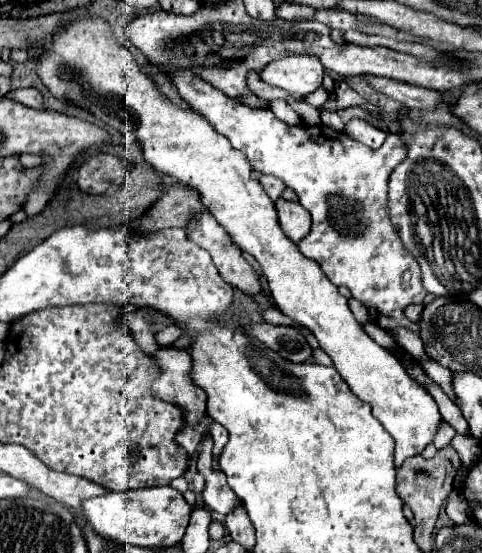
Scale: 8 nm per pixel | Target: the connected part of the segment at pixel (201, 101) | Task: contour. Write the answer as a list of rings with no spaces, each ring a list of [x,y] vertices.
[[[187,70],[171,72],[171,80],[177,86],[179,96],[193,110],[201,112],[219,134],[227,136],[231,140],[233,148],[241,150],[247,156],[247,160],[251,162],[255,172],[279,176],[281,180],[285,180],[285,184],[289,188],[293,188],[297,192],[299,204],[305,210],[309,210],[309,214],[313,218],[309,236],[305,236],[297,244],[299,252],[303,252],[303,256],[319,262],[323,272],[335,286],[347,286],[351,290],[353,298],[357,298],[359,302],[363,302],[369,308],[371,316],[375,316],[379,320],[383,318],[385,322],[381,326],[385,330],[405,326],[405,328],[417,332],[419,330],[417,324],[409,322],[403,316],[403,310],[409,304],[421,304],[425,300],[427,292],[419,280],[419,266],[415,264],[415,258],[403,248],[403,244],[399,244],[399,234],[395,232],[395,228],[391,228],[391,222],[387,222],[387,212],[385,212],[389,176],[391,176],[393,168],[399,162],[403,162],[407,156],[403,140],[397,134],[389,134],[385,138],[383,146],[373,150],[373,148],[367,148],[365,144],[349,138],[345,132],[335,132],[333,128],[327,128],[321,124],[319,126],[303,126],[303,124],[287,126],[277,116],[273,116],[271,110],[247,108],[247,106],[223,96],[223,92],[213,88],[209,82],[197,78],[193,72],[187,72]]]

